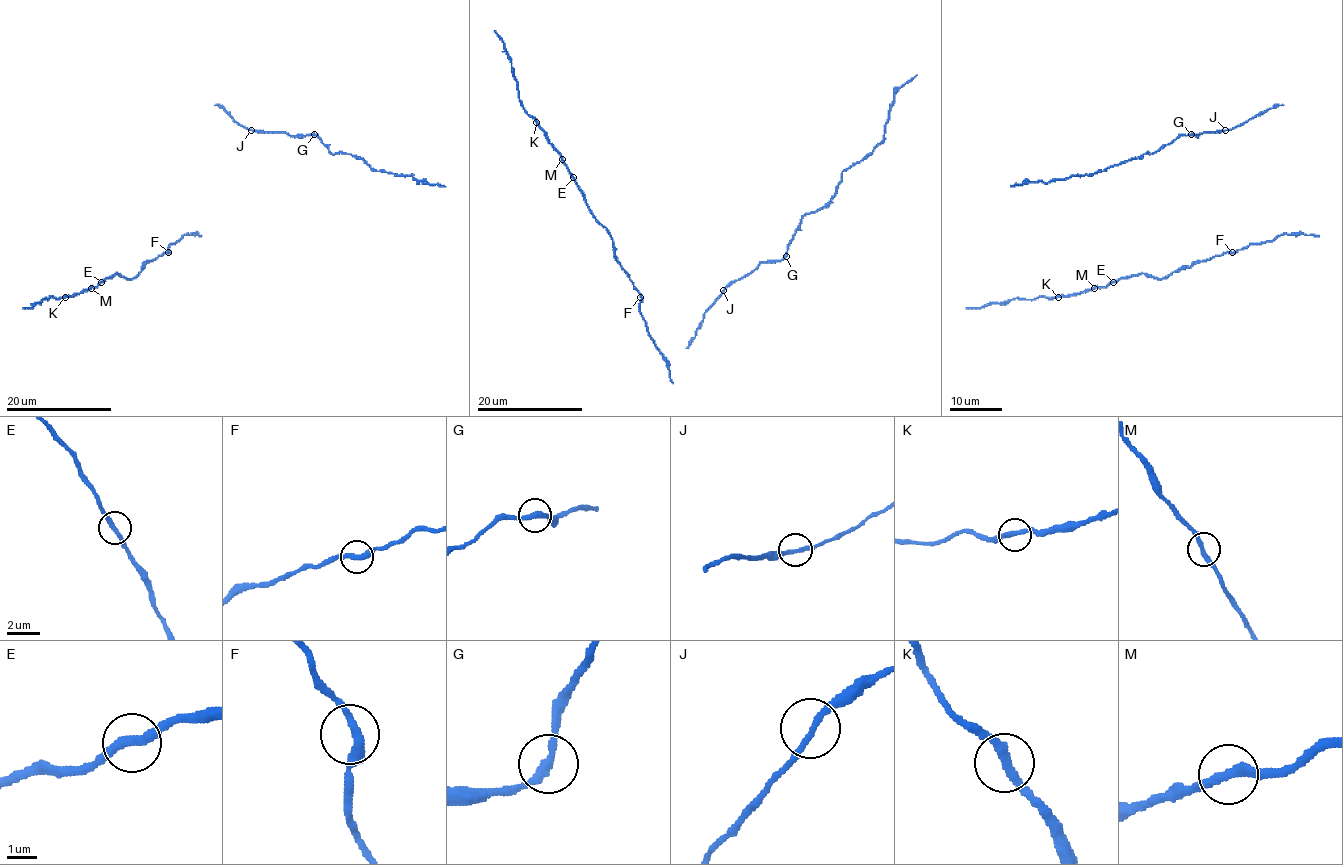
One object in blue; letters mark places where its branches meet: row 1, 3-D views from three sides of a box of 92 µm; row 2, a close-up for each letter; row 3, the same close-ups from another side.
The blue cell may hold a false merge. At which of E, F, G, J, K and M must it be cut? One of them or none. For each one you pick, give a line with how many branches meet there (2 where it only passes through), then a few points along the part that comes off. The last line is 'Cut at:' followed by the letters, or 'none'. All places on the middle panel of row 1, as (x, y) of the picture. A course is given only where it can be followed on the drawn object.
Cut at: none

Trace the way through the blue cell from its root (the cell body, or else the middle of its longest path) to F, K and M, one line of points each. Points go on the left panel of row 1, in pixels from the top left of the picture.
F: (188, 232), (172, 243), (168, 252)
K: (188, 232), (172, 243), (168, 252), (149, 261), (134, 277), (125, 278), (116, 273), (97, 286), (65, 297)
M: (188, 232), (172, 243), (168, 252), (149, 261), (134, 277), (125, 278), (116, 273), (91, 288)

